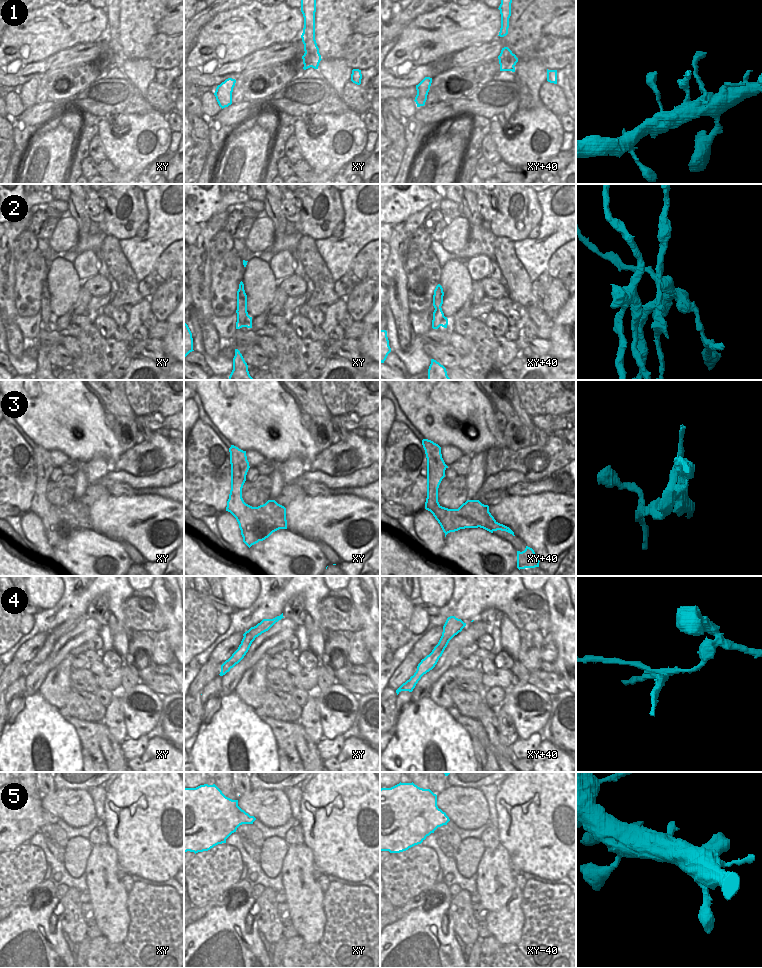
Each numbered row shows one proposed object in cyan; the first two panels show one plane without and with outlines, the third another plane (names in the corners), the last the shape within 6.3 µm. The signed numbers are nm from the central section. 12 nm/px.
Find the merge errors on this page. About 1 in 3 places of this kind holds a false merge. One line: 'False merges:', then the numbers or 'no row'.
False merges: 1, 2, 3, 4

